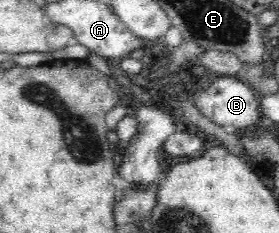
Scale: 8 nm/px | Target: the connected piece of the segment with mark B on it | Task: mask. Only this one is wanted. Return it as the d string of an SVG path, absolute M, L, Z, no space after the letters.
M217 76L215 81L209 86L205 93L197 93L196 107L201 109L201 113L205 117L221 127L225 127L227 133L235 133L238 135L255 135L257 132L250 132L249 134L239 134L241 131L253 129L257 123L257 115L260 114L260 102L257 100L257 94L245 82L238 79L236 76Z

